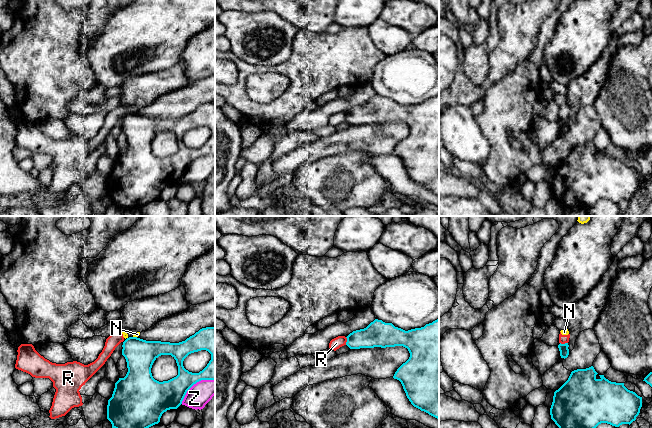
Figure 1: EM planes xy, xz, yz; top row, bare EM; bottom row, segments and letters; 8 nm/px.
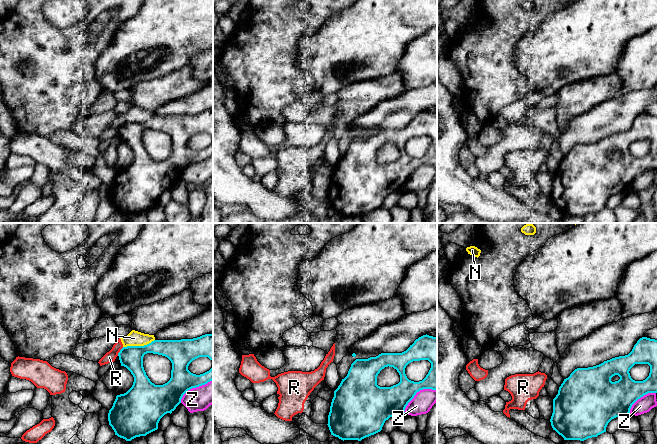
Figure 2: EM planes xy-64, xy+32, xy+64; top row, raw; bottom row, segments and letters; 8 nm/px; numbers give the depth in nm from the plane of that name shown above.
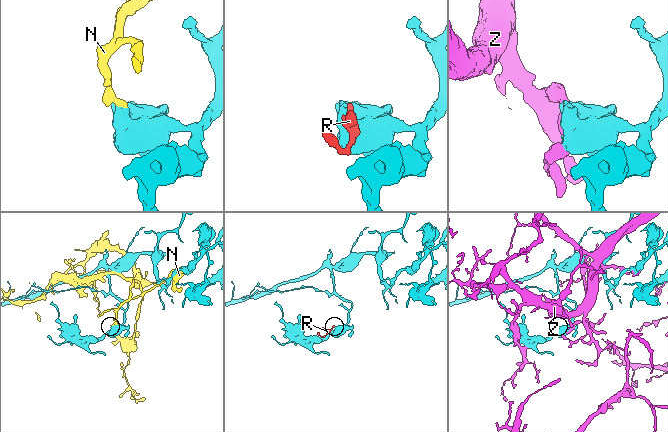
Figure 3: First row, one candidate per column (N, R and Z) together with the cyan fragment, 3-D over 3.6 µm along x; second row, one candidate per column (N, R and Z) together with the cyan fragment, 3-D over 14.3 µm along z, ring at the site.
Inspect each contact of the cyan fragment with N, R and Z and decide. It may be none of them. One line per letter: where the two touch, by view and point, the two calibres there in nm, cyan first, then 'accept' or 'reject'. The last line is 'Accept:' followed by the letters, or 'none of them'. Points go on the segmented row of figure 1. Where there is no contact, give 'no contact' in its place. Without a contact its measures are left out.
N: meets cyan in xy at (135, 337); 240 nm thick on the cyan side, 40 nm on the other; reject
R: meets cyan in xz at (347, 341); 200 nm thick on the cyan side, 90 nm on the other; reject
Z: meets cyan in xy at (194, 383); 240 nm thick on the cyan side, 180 nm on the other; reject
Accept: none of them

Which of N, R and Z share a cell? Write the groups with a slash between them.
N R / Z

